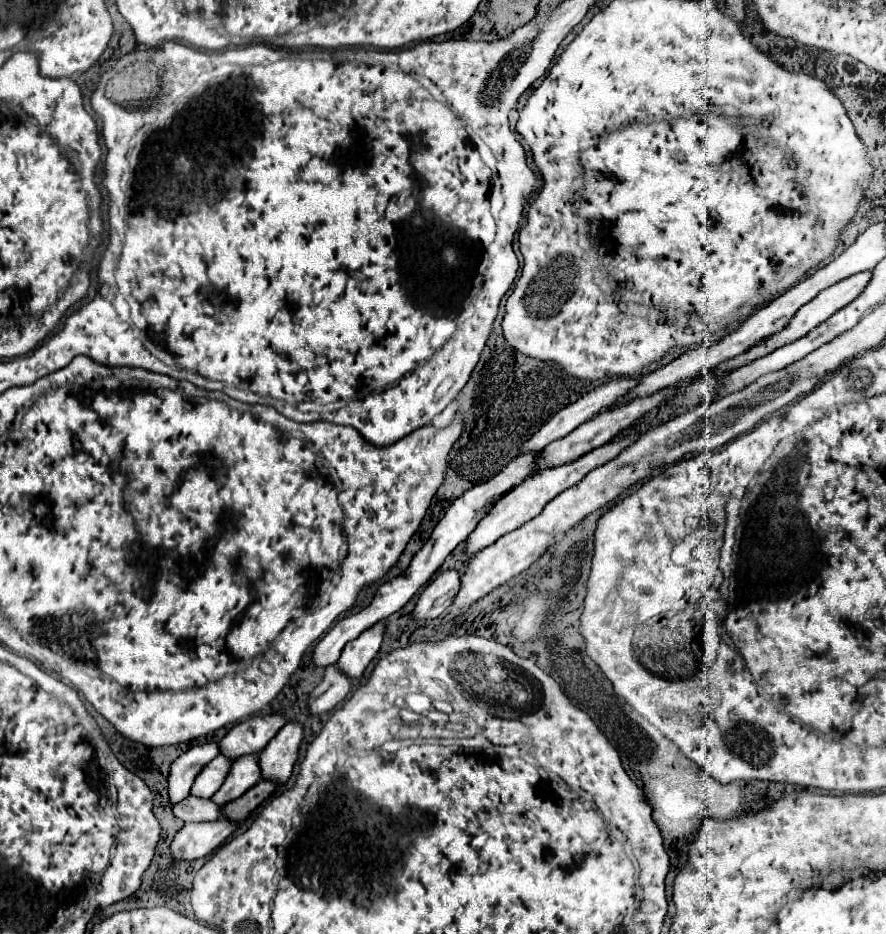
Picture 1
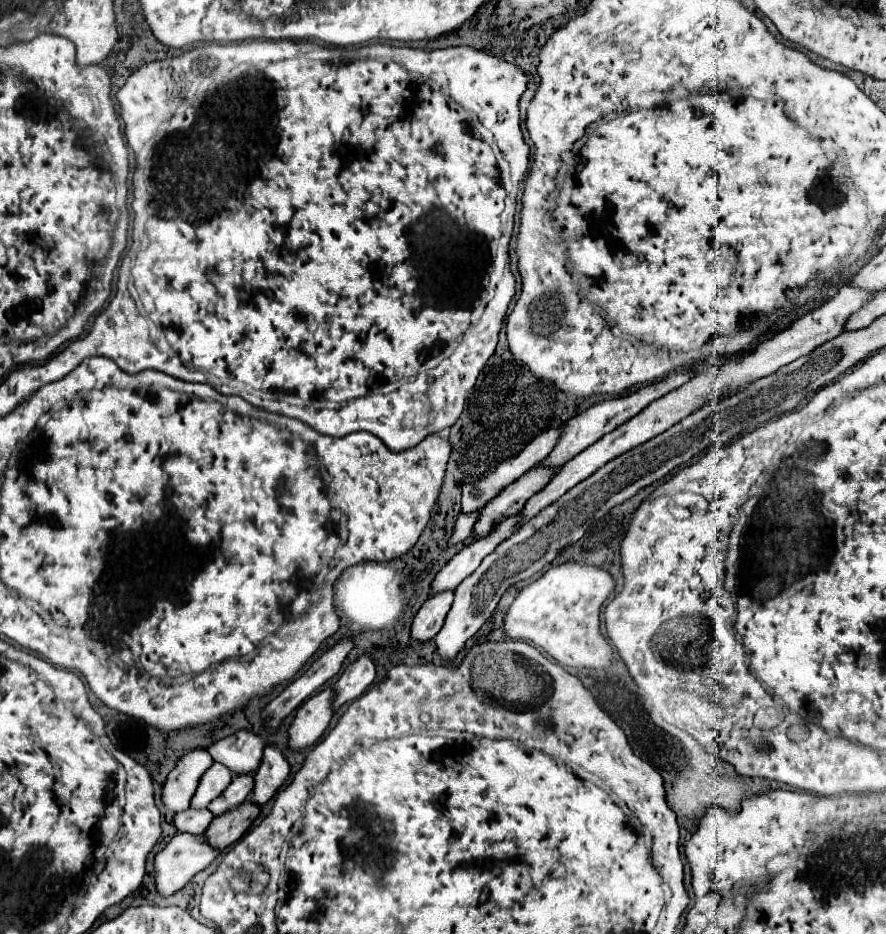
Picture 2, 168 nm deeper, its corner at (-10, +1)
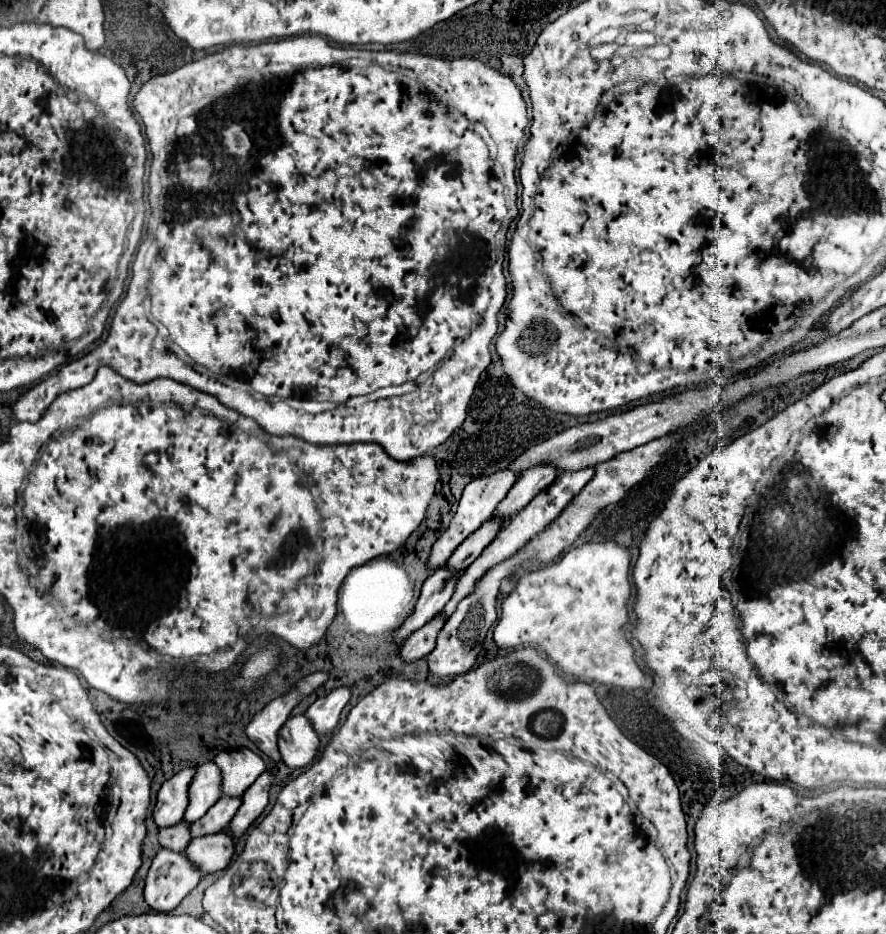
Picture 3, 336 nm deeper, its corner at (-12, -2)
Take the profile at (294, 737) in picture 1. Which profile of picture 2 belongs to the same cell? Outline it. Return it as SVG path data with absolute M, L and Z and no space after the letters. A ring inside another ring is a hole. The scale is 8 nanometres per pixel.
M265 747L263 751L263 761L259 771L255 773L255 787L251 793L251 801L259 807L263 807L273 795L275 791L285 783L285 779L289 777L289 763L287 759L281 755L281 751L277 747Z

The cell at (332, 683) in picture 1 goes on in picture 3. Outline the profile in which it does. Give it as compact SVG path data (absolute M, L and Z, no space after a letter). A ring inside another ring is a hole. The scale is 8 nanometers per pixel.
M305 714L291 716L279 730L281 760L289 768L305 768L319 750L319 734Z

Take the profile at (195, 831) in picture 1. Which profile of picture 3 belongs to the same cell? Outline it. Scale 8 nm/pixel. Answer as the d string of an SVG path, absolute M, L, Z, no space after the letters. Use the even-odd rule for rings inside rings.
M161 848L145 880L145 900L151 908L169 912L199 884L201 876L185 852Z

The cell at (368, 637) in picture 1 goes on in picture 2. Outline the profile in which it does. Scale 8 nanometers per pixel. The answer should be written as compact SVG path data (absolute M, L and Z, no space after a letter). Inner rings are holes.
M361 655L353 661L337 679L333 693L333 711L337 711L343 703L357 699L375 679L375 665L369 655Z

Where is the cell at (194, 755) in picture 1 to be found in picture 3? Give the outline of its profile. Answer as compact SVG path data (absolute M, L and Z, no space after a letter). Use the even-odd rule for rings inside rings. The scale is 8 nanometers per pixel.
M183 768L161 786L157 794L157 804L153 808L153 818L159 828L167 828L183 820L183 814L187 810L189 786L195 772L197 768Z

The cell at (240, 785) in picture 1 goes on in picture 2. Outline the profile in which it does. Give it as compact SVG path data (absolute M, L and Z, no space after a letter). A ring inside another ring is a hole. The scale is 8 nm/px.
M235 775L231 785L217 799L213 799L207 809L215 817L219 817L219 815L239 807L241 803L245 803L249 799L251 791L253 791L253 775Z

